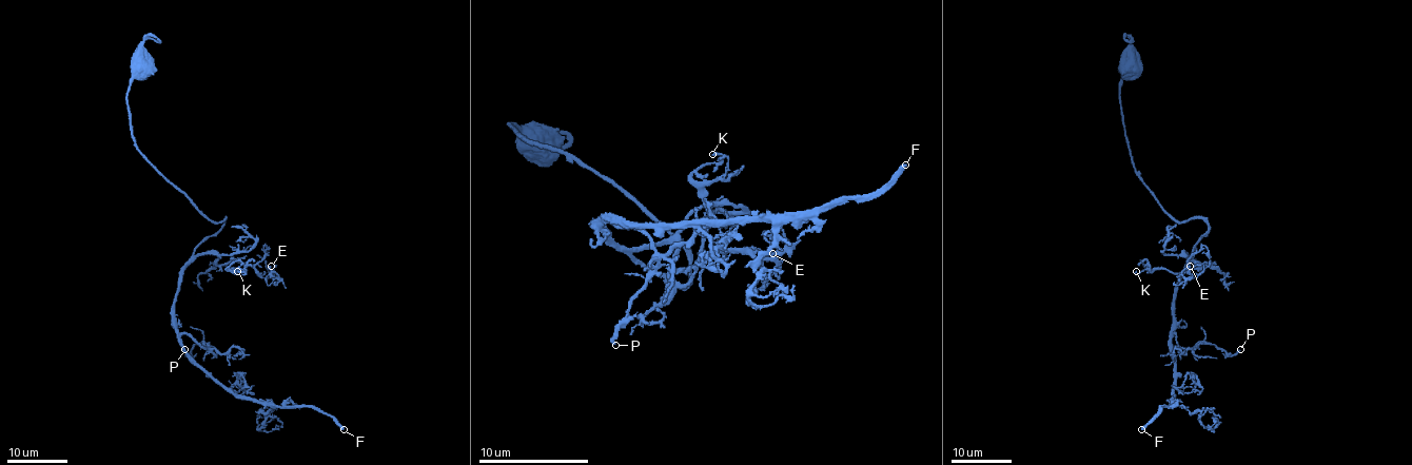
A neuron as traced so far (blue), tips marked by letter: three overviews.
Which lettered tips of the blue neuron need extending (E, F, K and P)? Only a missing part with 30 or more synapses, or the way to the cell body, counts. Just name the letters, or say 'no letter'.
F

